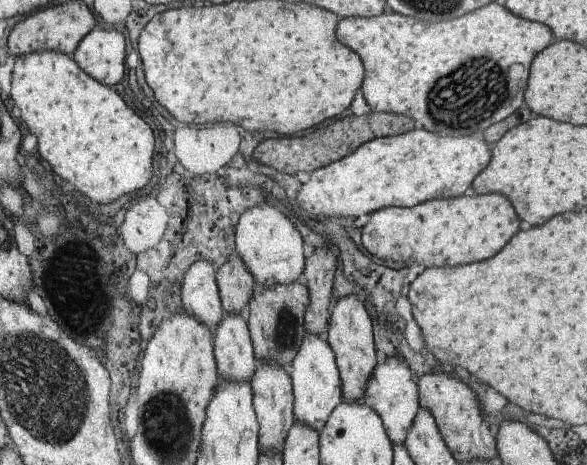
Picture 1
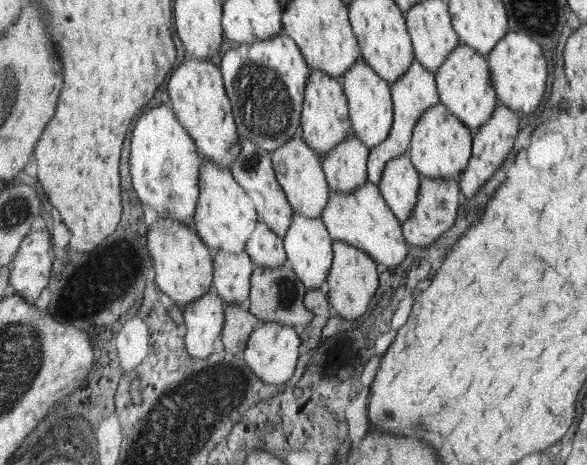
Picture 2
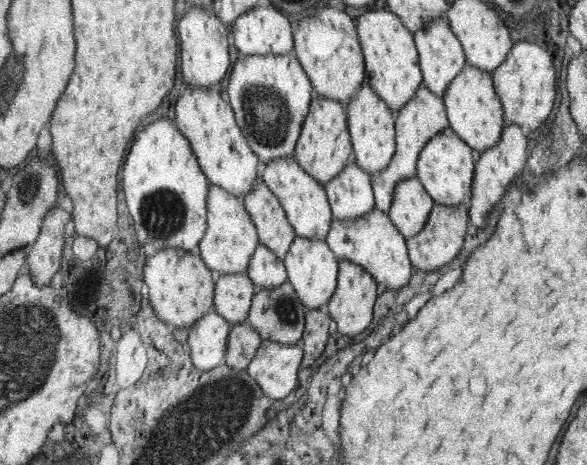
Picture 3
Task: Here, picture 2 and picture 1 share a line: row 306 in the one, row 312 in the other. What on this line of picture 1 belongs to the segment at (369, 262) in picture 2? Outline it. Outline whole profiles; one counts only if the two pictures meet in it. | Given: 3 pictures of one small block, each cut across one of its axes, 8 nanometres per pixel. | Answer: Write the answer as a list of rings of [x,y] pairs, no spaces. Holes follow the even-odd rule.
[[[347,296],[336,303],[336,308],[329,318],[326,340],[330,344],[343,384],[343,400],[346,403],[362,402],[368,387],[369,378],[376,368],[376,348],[374,348],[374,334],[372,334],[372,320],[360,298]]]

